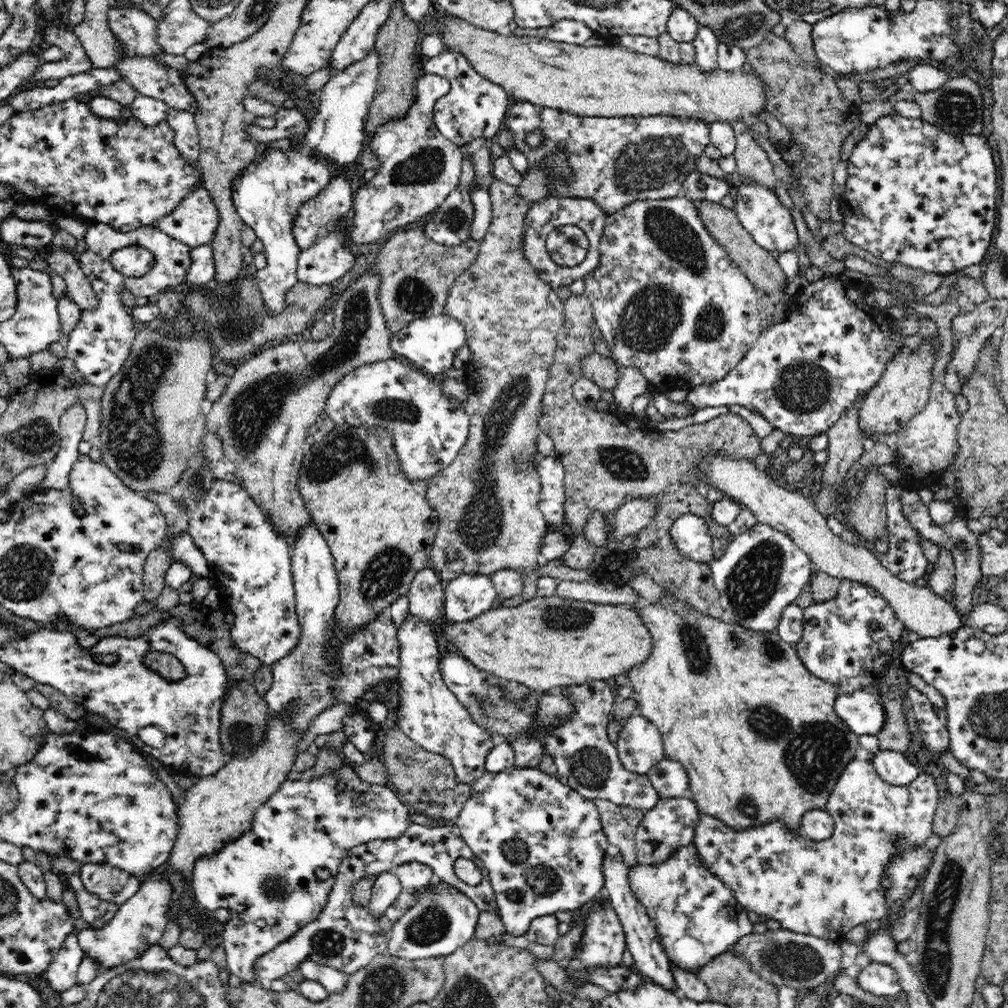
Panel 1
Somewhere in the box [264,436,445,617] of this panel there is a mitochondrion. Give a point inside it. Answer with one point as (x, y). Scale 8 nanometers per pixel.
(387, 571)

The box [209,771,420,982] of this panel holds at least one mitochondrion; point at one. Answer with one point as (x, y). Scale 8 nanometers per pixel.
(327, 943)

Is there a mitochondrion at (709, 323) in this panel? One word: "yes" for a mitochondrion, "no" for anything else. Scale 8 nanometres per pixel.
yes

